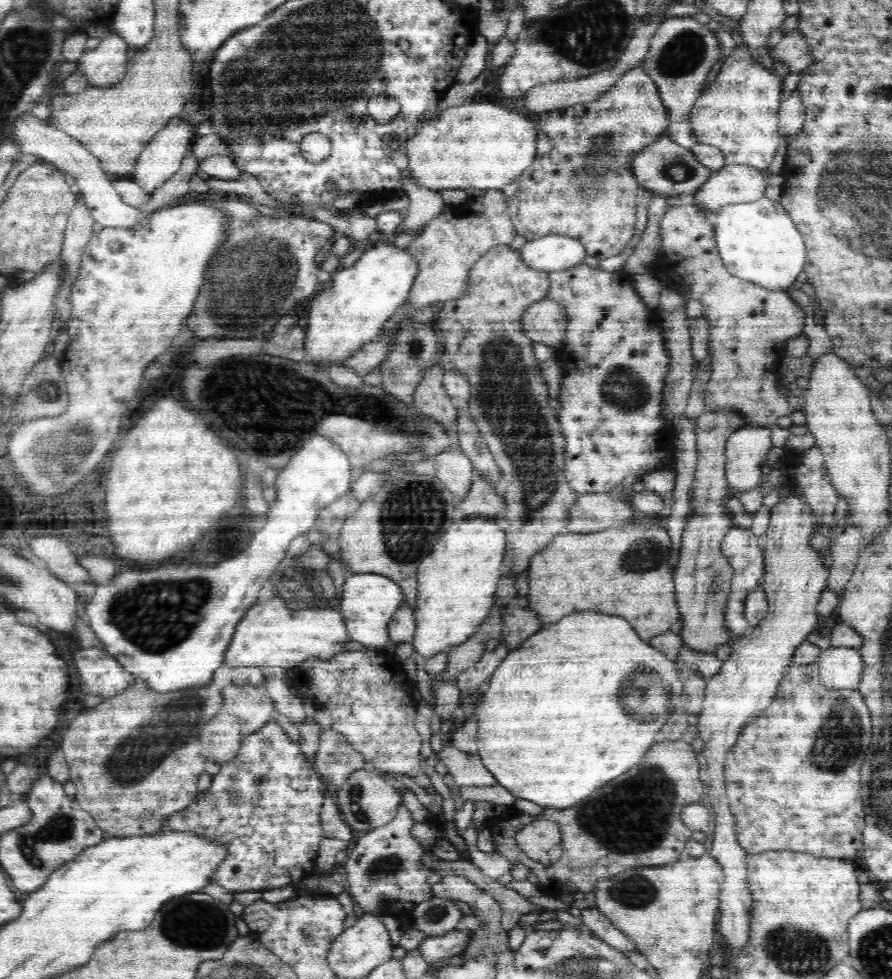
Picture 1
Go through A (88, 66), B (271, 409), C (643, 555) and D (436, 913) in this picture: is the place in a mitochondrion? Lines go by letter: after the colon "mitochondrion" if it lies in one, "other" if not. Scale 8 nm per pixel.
A: other
B: mitochondrion
C: mitochondrion
D: mitochondrion

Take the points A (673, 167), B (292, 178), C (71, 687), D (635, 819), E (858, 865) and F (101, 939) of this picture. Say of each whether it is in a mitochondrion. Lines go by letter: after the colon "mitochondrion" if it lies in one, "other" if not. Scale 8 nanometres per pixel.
A: mitochondrion
B: other
C: other
D: mitochondrion
E: other
F: other

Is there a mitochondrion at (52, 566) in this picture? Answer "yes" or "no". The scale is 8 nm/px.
no

